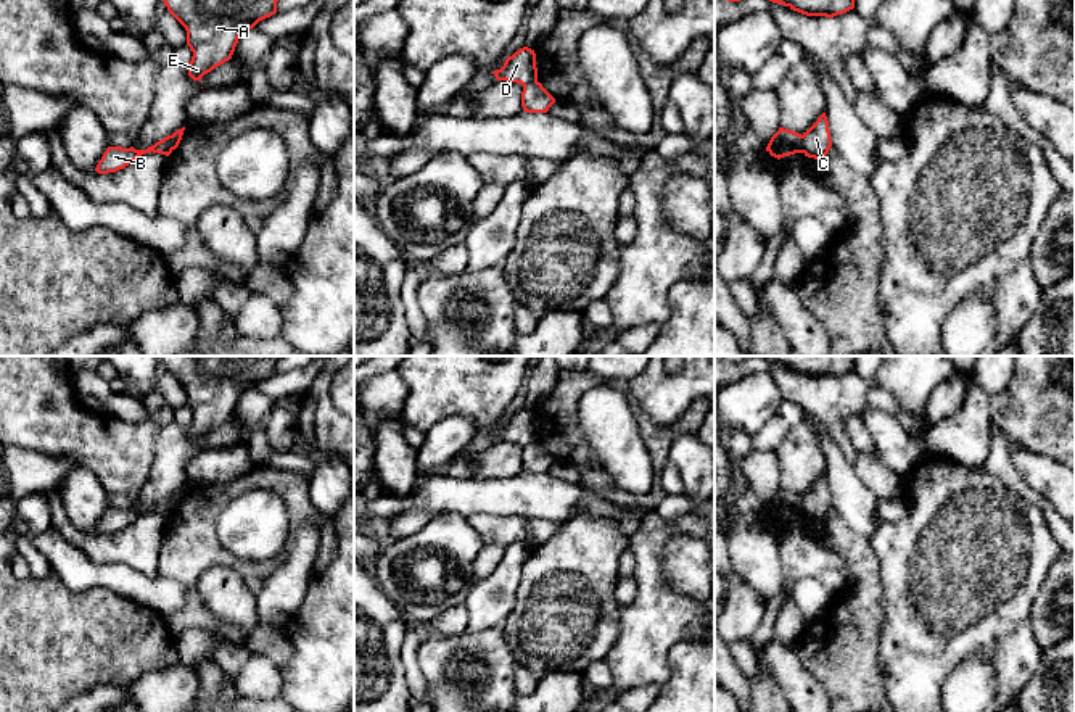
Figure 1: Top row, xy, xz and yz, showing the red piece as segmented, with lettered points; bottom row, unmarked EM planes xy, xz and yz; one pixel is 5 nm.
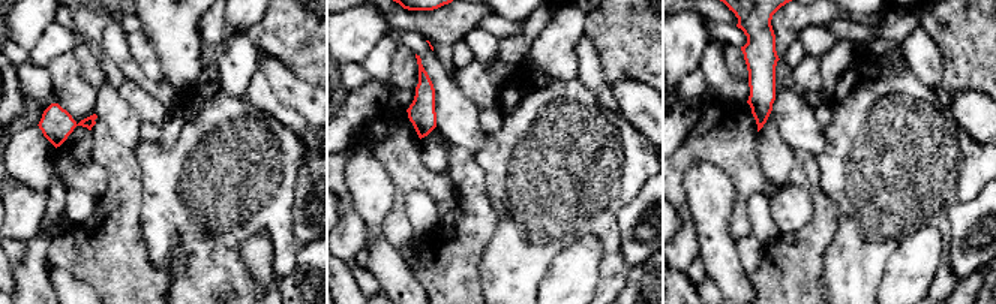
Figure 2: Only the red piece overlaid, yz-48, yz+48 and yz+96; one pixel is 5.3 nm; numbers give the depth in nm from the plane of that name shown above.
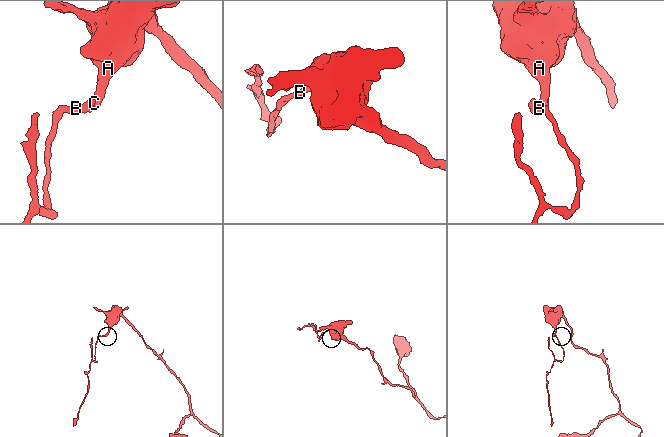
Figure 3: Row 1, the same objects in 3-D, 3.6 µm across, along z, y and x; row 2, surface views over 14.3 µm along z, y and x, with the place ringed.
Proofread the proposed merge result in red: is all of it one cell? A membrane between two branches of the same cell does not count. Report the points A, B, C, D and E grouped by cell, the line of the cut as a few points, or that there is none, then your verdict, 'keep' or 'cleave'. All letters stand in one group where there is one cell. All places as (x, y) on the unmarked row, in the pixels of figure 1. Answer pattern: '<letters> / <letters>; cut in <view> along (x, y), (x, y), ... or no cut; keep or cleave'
A C E / B D; cut in yz along (800, 496), (803, 513); cleave

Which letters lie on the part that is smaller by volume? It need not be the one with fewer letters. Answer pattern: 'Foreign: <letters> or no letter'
Foreign: B, D

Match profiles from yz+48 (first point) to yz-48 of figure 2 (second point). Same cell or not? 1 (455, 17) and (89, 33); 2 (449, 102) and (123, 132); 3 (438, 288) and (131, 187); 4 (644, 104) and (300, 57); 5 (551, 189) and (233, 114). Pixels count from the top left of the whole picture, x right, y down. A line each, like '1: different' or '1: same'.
1: same
2: same
3: same
4: different
5: same

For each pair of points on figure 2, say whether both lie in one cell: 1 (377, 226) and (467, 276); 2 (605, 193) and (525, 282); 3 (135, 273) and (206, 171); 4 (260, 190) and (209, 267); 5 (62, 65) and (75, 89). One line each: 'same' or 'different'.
1: different
2: same
3: different
4: same
5: same

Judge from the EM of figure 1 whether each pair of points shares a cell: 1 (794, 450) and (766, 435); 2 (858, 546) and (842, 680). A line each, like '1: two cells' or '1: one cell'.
1: two cells
2: one cell

